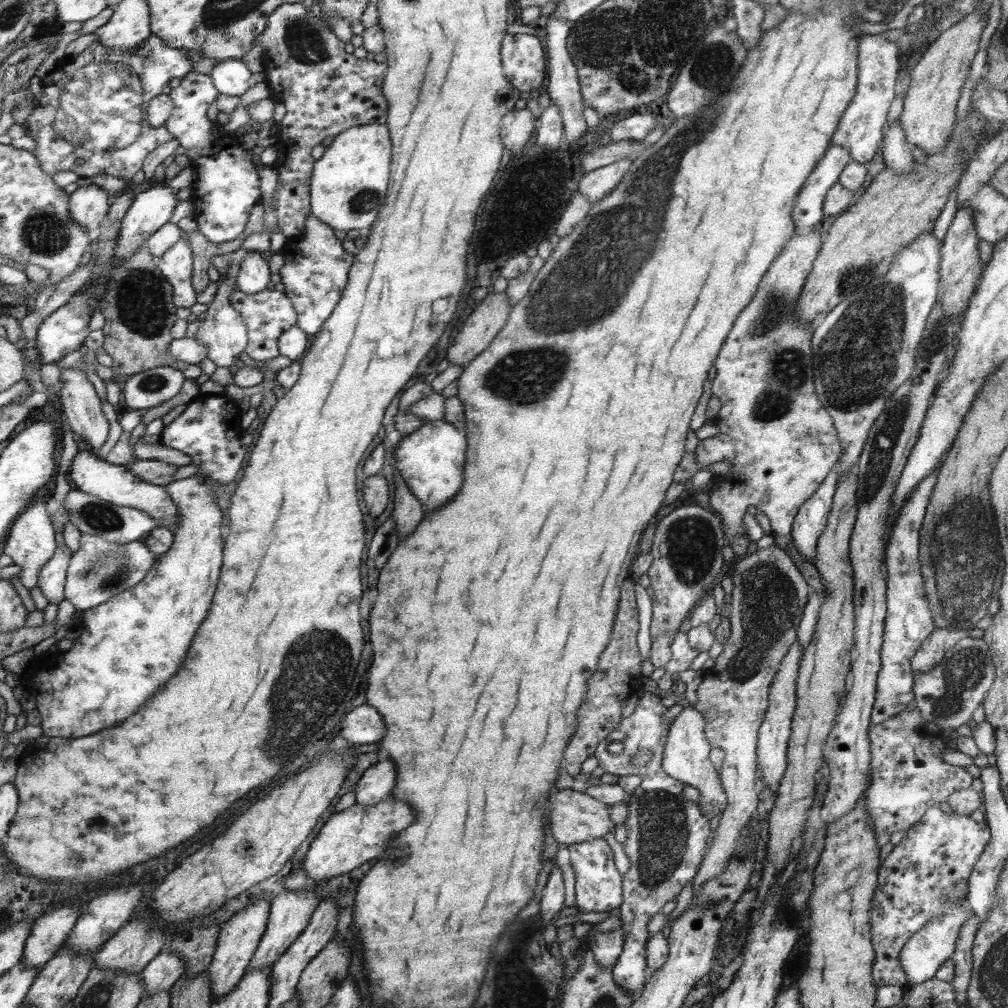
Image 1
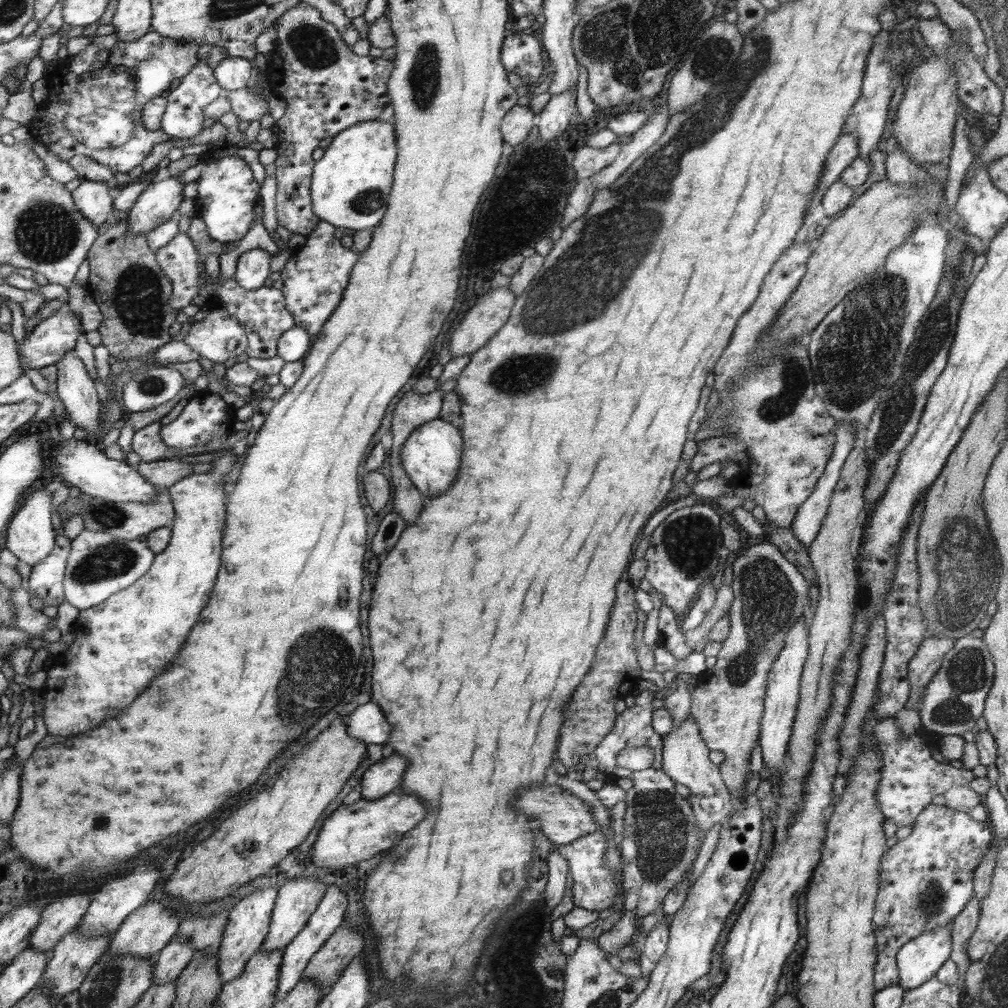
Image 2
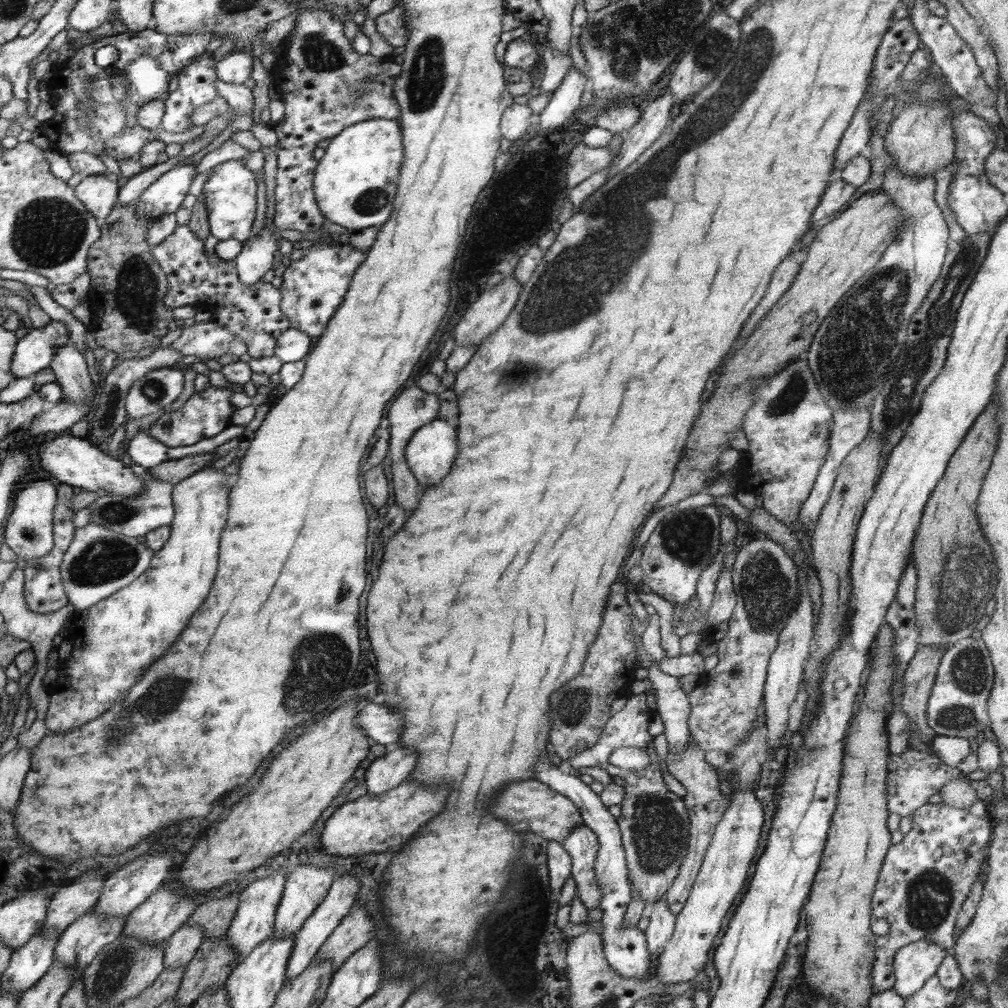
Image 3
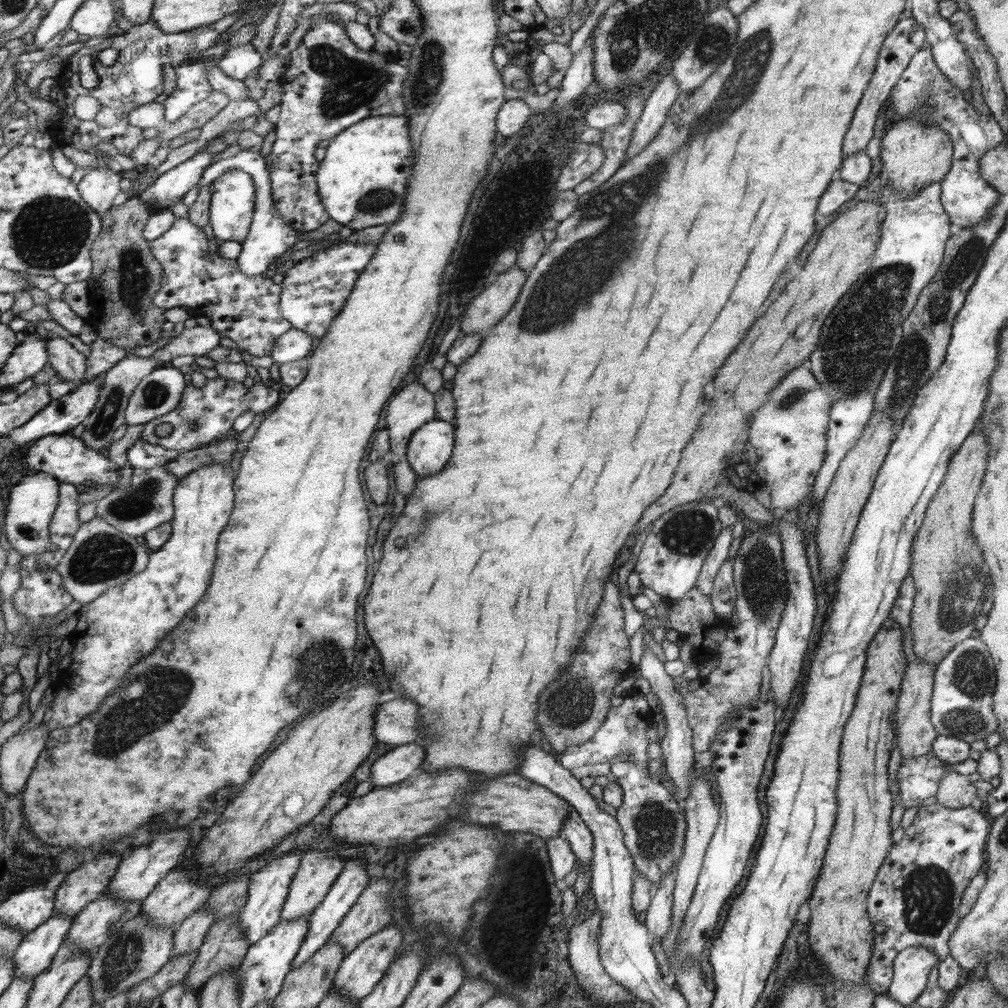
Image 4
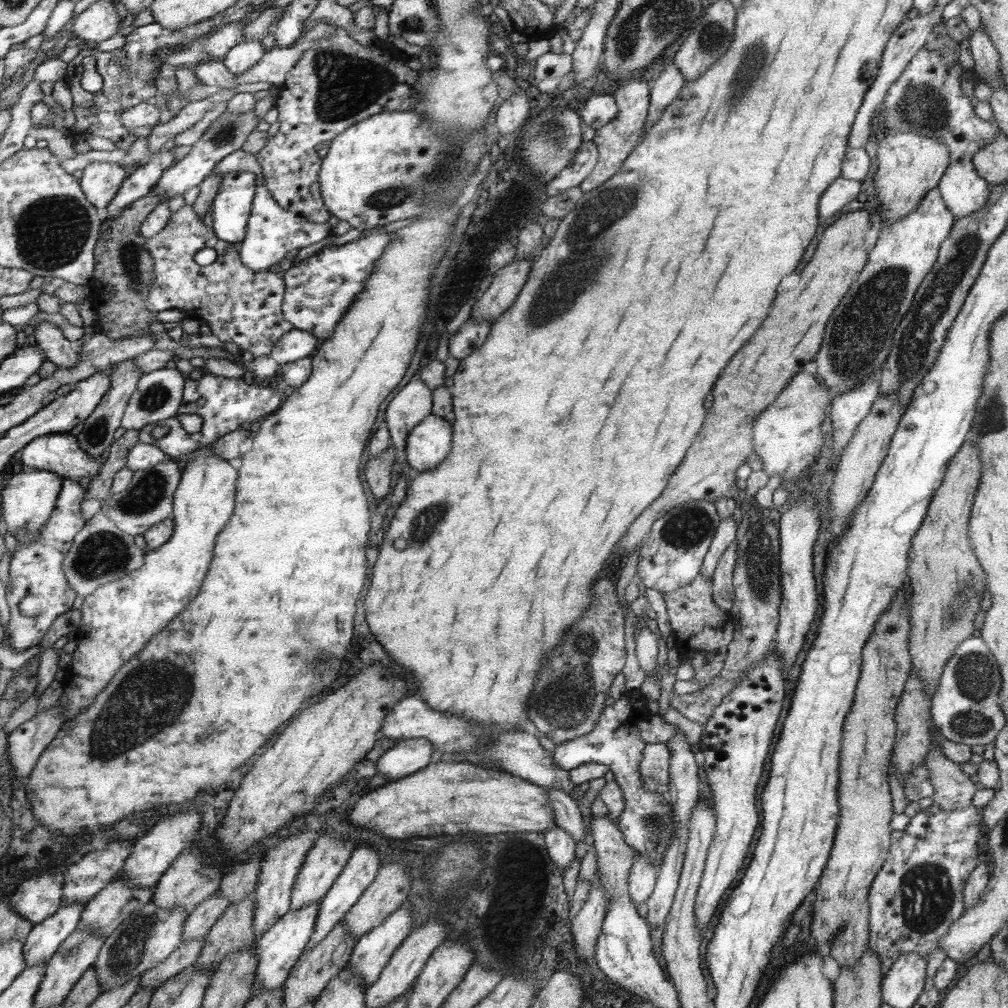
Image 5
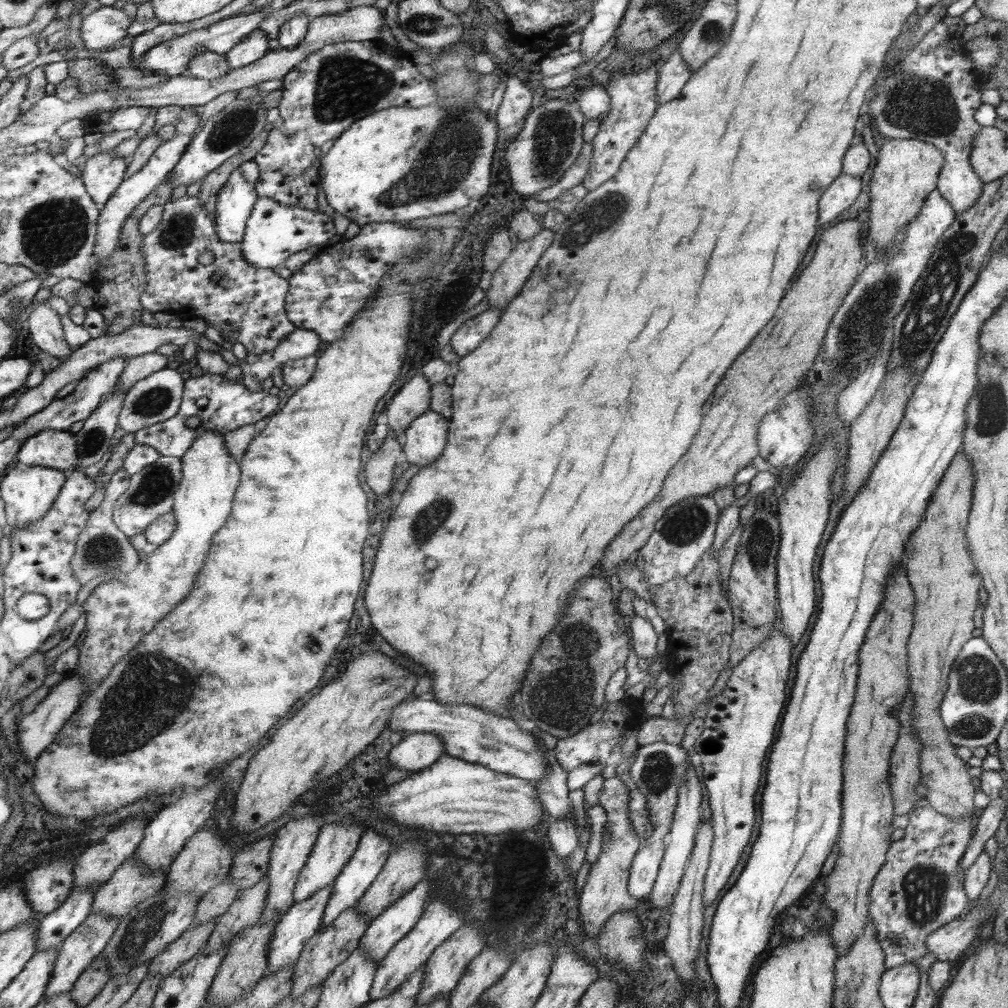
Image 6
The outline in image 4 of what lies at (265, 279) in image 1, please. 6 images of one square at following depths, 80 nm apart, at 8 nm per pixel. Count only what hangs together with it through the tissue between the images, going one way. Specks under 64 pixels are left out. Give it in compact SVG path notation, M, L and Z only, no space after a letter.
M242 149L242 151L235 156L221 159L216 163L210 164L210 166L205 168L205 171L202 172L201 180L197 184L198 188L200 189L207 184L211 184L211 182L220 177L224 171L230 170L231 168L242 169L250 173L250 176L253 177L254 184L257 186L257 207L255 207L255 214L253 215L249 236L244 239L244 242L241 242L242 250L240 256L237 258L237 263L246 276L260 276L262 272L268 270L268 264L275 262L280 254L284 254L284 250L293 246L294 238L299 238L299 241L306 240L300 239L304 230L292 228L292 226L285 222L281 217L281 213L278 212L277 208L274 206L274 197L270 197L272 188L268 169L266 168L266 161L260 152Z

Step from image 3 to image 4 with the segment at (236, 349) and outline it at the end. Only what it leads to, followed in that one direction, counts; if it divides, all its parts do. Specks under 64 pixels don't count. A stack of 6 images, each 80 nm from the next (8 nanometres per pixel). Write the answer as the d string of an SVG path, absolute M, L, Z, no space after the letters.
M194 326L194 328L185 328L180 334L170 340L162 349L154 352L150 360L156 360L159 367L167 366L173 359L180 356L206 356L208 353L226 343L222 340L212 326Z

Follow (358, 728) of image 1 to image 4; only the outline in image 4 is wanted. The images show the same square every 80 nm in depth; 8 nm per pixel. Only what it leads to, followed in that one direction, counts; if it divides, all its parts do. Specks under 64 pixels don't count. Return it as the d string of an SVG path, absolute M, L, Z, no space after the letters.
M390 700L376 708L374 736L394 747L422 740L418 732L418 706L410 700Z

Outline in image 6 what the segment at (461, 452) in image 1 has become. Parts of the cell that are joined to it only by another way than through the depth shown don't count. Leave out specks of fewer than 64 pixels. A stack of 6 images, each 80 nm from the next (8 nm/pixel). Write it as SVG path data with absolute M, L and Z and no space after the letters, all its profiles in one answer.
M430 409L418 416L402 434L406 464L426 467L440 459L449 440L449 418Z

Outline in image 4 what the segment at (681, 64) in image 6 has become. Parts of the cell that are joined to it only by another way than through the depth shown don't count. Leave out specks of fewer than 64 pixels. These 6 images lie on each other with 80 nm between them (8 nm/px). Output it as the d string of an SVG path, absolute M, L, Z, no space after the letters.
M671 72L656 85L656 89L646 100L641 119L634 127L632 142L626 151L624 162L628 162L656 138L662 125L666 123L666 116L671 106L680 93L676 79Z

